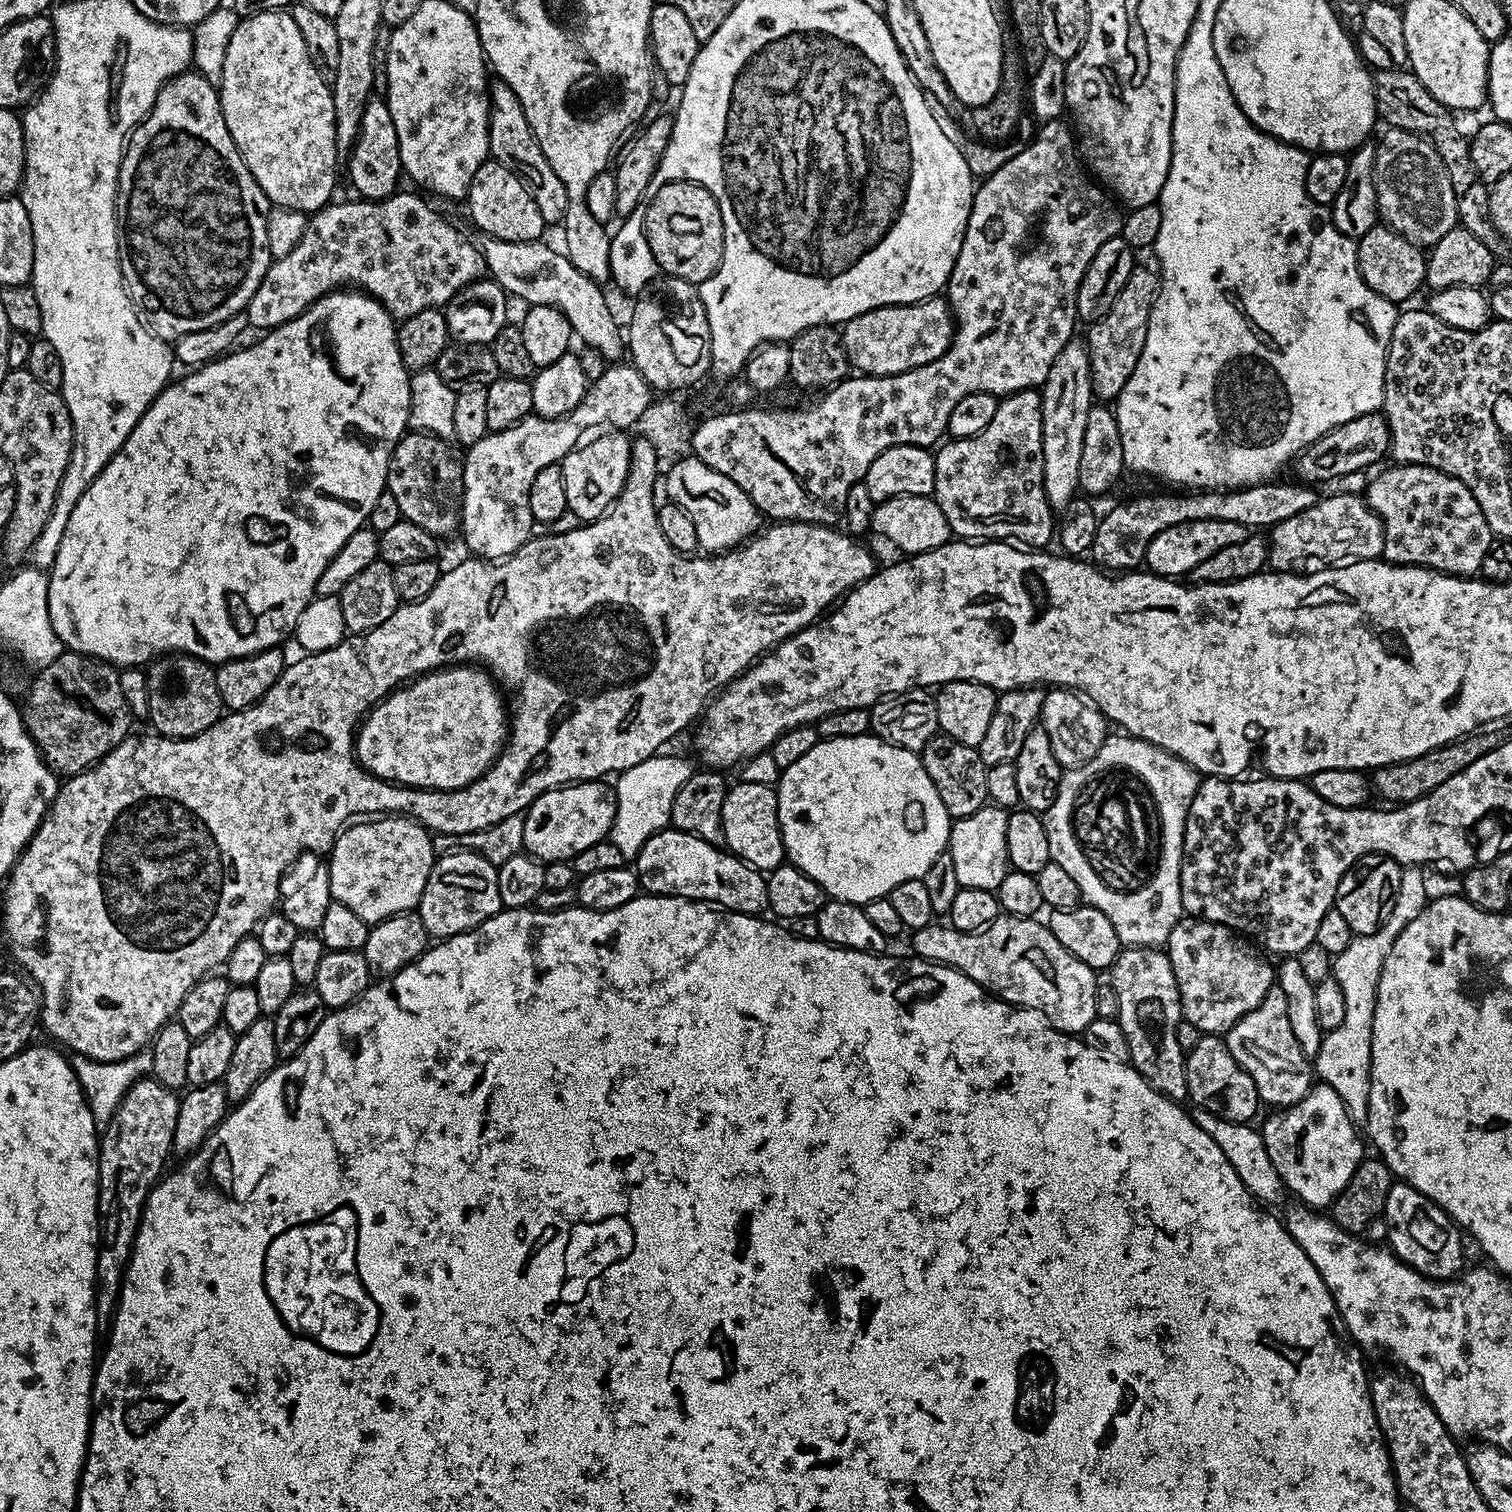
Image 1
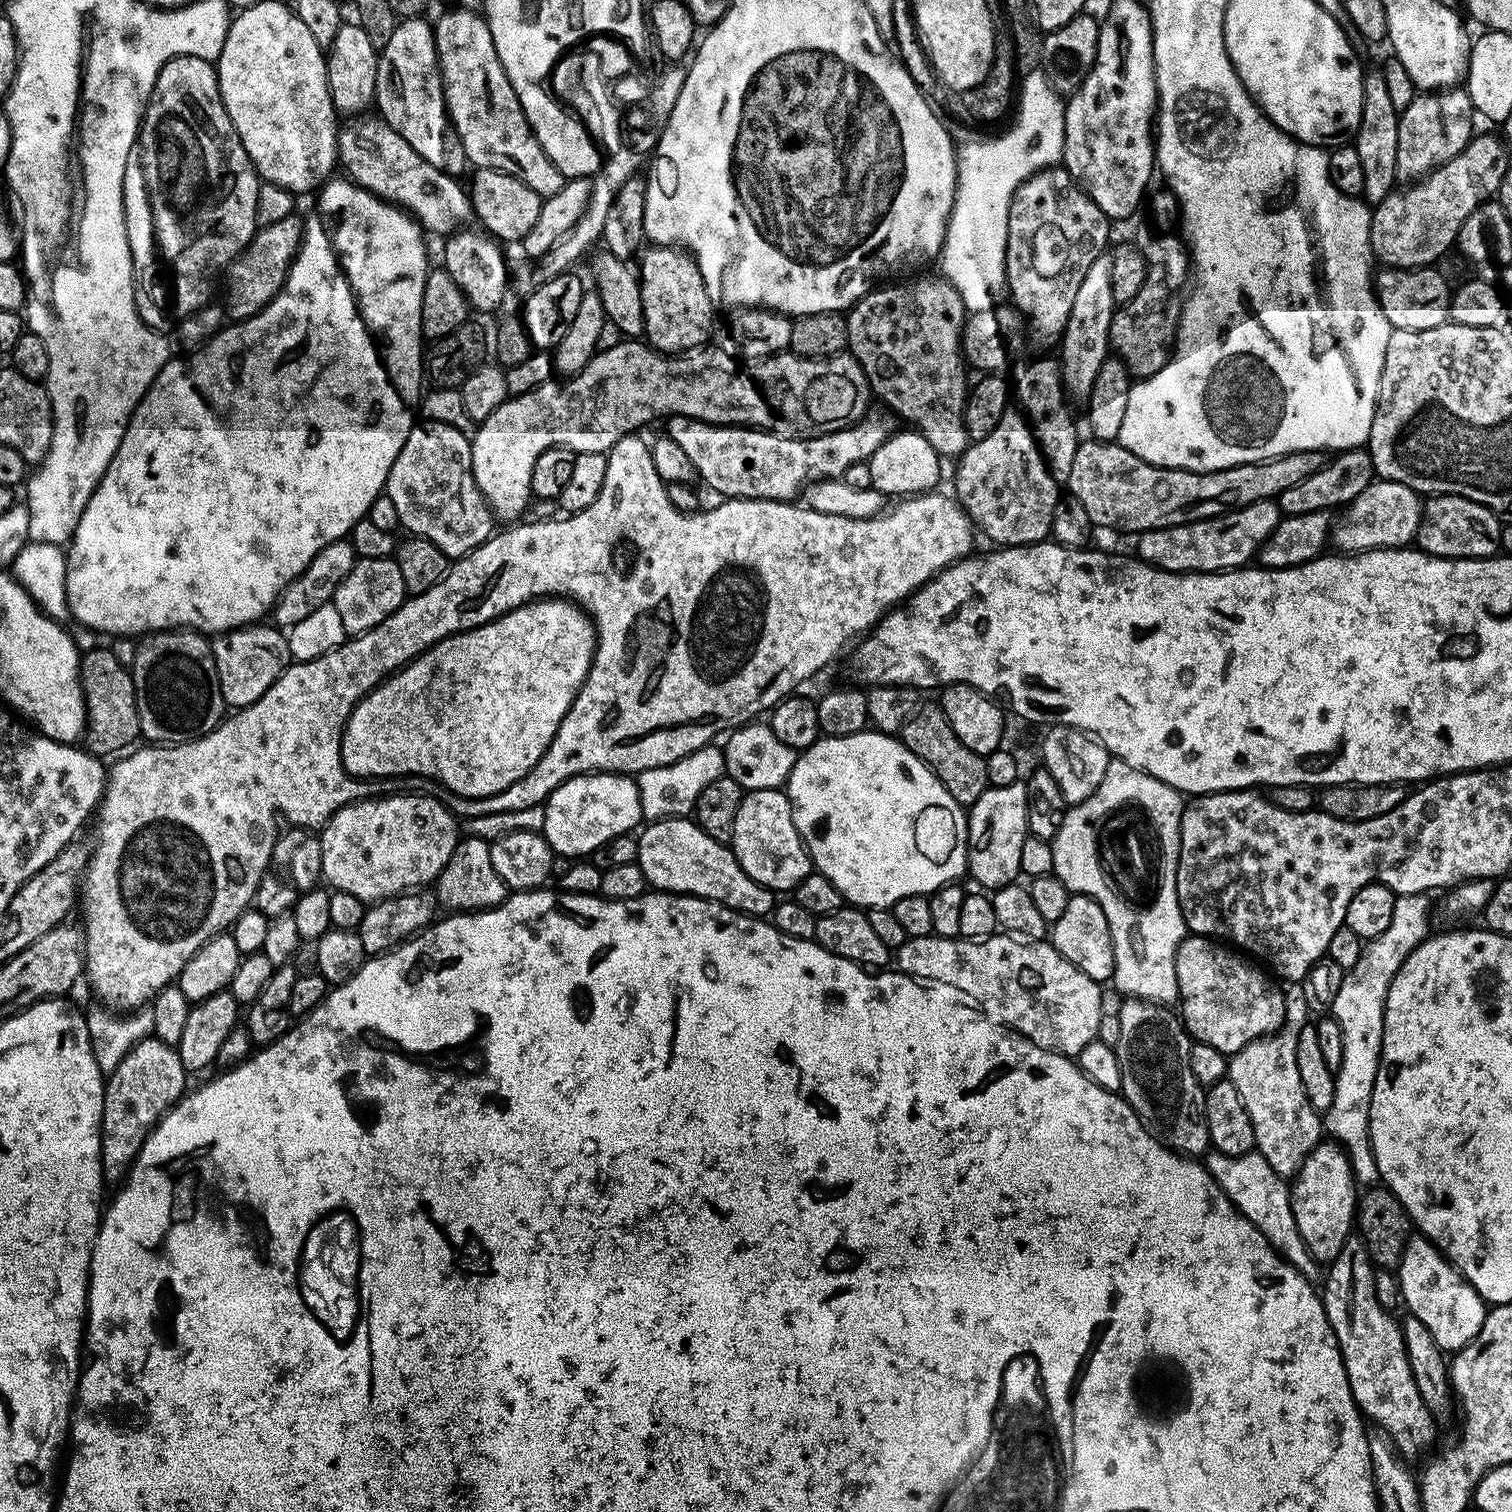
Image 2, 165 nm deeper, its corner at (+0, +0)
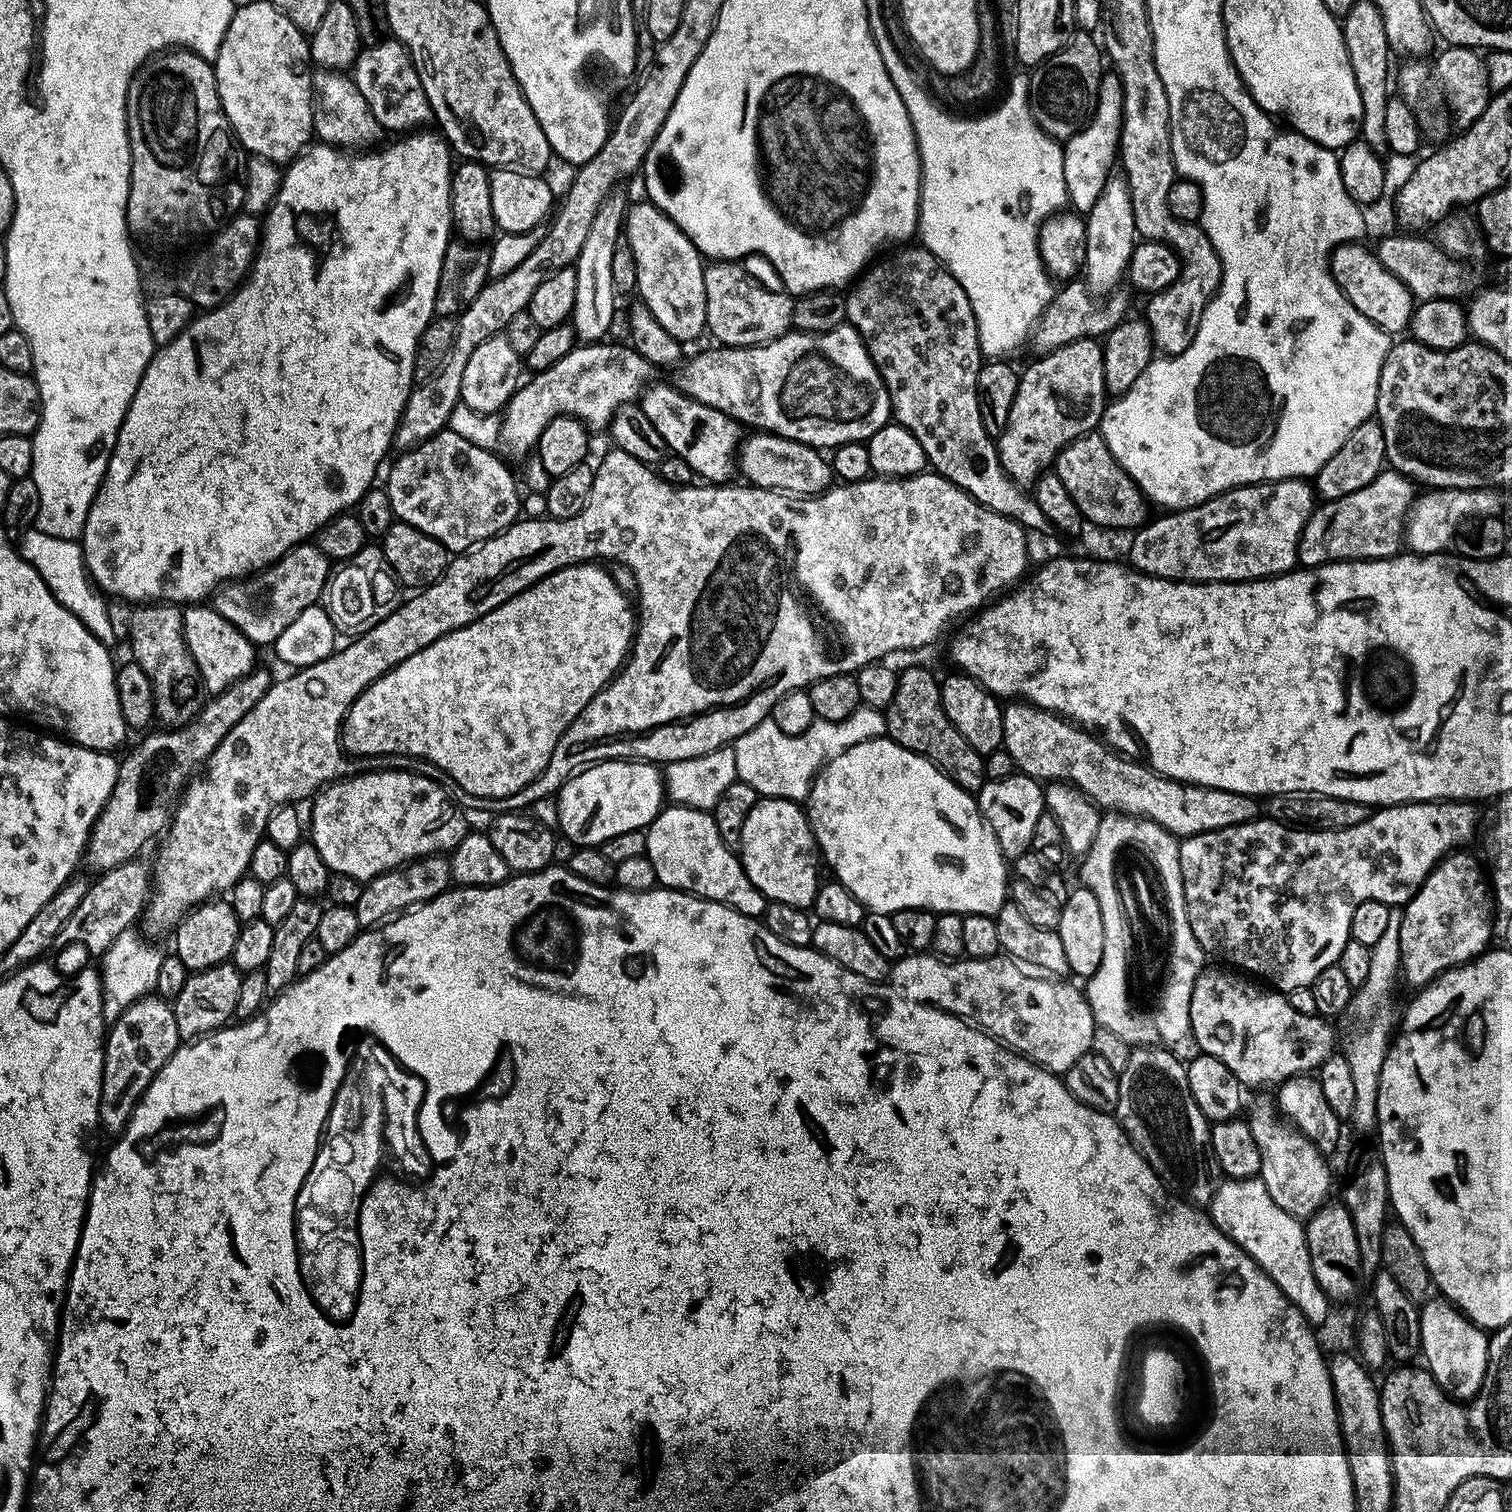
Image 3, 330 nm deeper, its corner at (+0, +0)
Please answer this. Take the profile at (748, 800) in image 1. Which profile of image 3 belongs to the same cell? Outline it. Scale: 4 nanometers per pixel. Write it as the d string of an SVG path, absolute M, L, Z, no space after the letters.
M757 799L754 810L746 814L738 849L750 882L769 901L786 902L786 906L811 909L821 877L816 877L818 849L808 813L794 800Z

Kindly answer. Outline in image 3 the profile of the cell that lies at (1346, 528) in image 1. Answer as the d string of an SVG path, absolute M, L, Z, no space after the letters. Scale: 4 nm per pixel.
M1433 488L1421 491L1413 500L1408 519L1404 522L1407 547L1412 547L1409 549L1417 556L1451 549L1458 533L1469 522L1479 522L1503 513L1504 500L1500 496L1503 495L1494 488Z

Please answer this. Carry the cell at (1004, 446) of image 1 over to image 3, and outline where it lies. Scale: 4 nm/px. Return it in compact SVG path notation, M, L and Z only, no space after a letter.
M1085 338L1078 342L1070 342L1066 346L1062 346L1058 350L1054 350L1050 354L1033 359L1033 364L1029 366L1025 372L1019 373L1020 381L1018 382L1018 390L1014 394L1014 406L1010 406L1010 418L1004 433L998 438L998 447L1000 450L1000 461L1006 470L1006 474L1010 479L1016 481L1021 486L1035 485L1036 479L1040 477L1045 470L1051 469L1056 463L1056 455L1062 451L1071 440L1079 436L1085 436L1088 432L1094 432L1099 429L1100 419L1106 407L1106 393L1104 391L1104 350L1103 347L1095 339Z

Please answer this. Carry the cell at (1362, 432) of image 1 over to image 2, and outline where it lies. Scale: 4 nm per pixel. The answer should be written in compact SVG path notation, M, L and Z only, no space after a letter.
M1081 439L1076 446L1074 462L1070 462L1067 491L1090 514L1093 525L1100 528L1117 528L1120 532L1149 532L1173 528L1183 524L1193 524L1199 520L1209 520L1215 516L1225 516L1233 508L1245 508L1259 500L1276 500L1284 490L1297 486L1324 467L1324 452L1291 452L1285 456L1275 456L1273 460L1260 460L1256 464L1239 464L1217 472L1191 472L1181 468L1159 468L1138 454L1130 454L1119 444L1110 440Z

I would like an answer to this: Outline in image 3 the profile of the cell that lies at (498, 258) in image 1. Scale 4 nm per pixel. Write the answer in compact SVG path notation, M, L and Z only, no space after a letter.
M313 71L312 130L315 139L319 141L319 143L330 144L334 148L344 150L368 150L381 143L380 135L382 135L382 129L380 123L374 118L370 106L366 106L366 98L362 98L362 90L358 90L355 79L353 79L351 75L345 74L343 71Z

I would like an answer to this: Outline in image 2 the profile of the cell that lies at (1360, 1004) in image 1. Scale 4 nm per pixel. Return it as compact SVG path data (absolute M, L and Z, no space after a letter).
M1423 892L1396 897L1390 926L1365 943L1358 962L1345 971L1338 998L1334 998L1330 1009L1342 1030L1342 1066L1334 1072L1334 1102L1330 1102L1330 1110L1323 1113L1322 1128L1348 1155L1352 1178L1360 1186L1381 1183L1374 1146L1370 1142L1370 1098L1380 1069L1386 994L1404 959L1430 935L1428 899Z

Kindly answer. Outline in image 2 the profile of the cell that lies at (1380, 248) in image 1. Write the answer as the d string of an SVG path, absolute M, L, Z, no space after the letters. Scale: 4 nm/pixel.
M1473 135L1454 158L1431 169L1427 176L1391 192L1381 204L1372 208L1373 257L1390 268L1435 265L1436 259L1446 255L1448 247L1451 249L1455 245L1462 222L1474 214L1478 205L1491 201L1499 193L1502 178L1510 167L1507 151L1499 135Z

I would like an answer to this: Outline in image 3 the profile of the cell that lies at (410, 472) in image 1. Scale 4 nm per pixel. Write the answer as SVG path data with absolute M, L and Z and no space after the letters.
M444 429L417 447L407 449L388 474L386 491L396 518L442 542L452 554L471 551L515 523L522 512L522 492L509 468L491 449L474 446L454 431Z

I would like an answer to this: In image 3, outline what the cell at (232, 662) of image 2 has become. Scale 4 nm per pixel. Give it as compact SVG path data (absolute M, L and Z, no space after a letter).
M197 602L184 608L184 637L186 638L186 646L194 658L194 666L198 666L200 683L205 693L224 692L234 682L238 682L244 676L249 676L252 669L257 667L257 645L252 644L250 638L246 638L246 634L242 634L242 630L238 630L238 626L226 622L226 618L222 618L222 614L218 614L215 607L209 606L207 603Z

